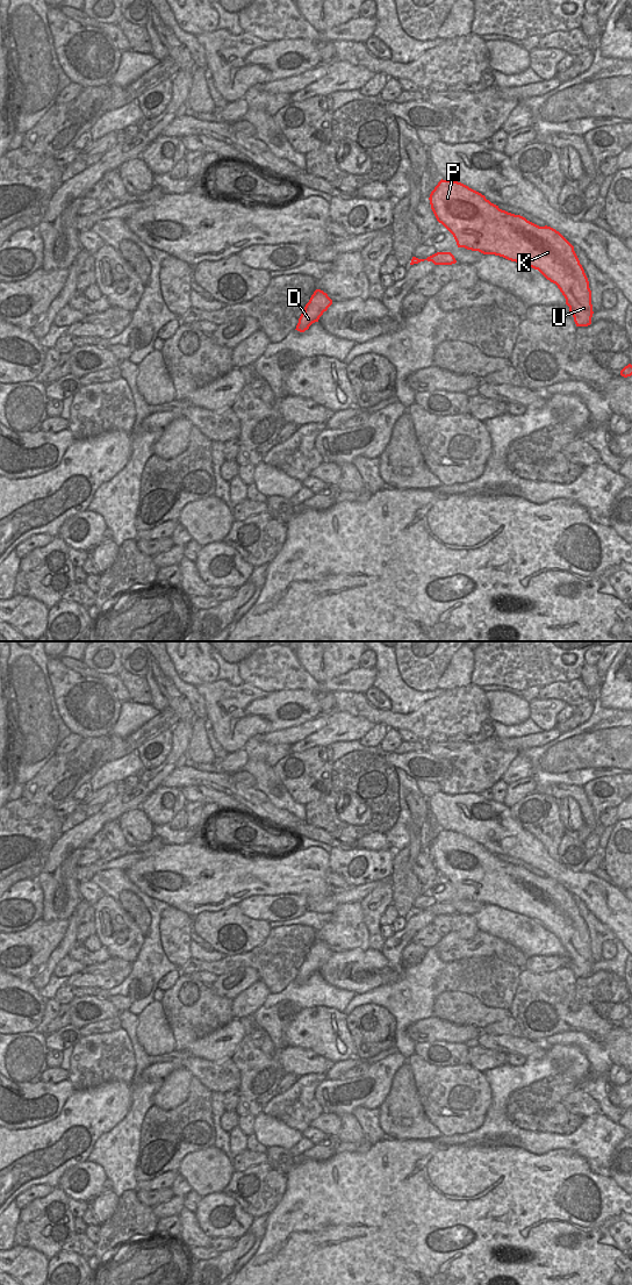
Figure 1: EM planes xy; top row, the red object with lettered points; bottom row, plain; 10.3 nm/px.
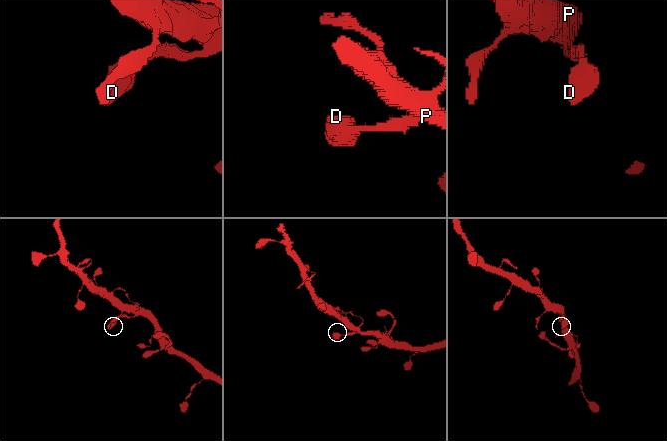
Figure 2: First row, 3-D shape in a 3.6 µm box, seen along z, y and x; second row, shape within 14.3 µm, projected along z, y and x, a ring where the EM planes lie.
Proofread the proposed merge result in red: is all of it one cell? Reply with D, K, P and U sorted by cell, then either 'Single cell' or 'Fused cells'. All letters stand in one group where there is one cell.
Groups: D K P U. Single cell.

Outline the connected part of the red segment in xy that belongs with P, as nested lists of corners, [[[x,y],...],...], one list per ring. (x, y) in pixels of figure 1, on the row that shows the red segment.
[[[440,180],[430,194],[431,209],[454,237],[458,247],[495,254],[538,270],[555,283],[566,299],[576,326],[591,324],[592,304],[589,281],[574,246],[555,229],[539,227],[520,215],[502,210],[481,193],[451,180]]]

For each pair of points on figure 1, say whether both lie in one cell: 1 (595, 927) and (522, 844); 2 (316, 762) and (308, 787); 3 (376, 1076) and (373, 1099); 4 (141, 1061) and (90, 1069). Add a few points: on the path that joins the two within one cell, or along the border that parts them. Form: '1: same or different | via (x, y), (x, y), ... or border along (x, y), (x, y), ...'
1: different | border along (574, 896), (601, 921)
2: same | via (311, 768), (308, 773), (308, 781)
3: same | via (376, 1082), (373, 1093)
4: different | border along (135, 1056), (134, 1081), (130, 1084)

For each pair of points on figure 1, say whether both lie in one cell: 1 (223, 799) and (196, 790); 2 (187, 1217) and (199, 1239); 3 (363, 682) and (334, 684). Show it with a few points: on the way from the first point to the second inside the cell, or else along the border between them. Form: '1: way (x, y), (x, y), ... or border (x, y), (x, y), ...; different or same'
1: way (216, 797), (203, 795); same
2: way (188, 1222), (193, 1233); same
3: way (356, 682), (345, 682), (340, 686); same

